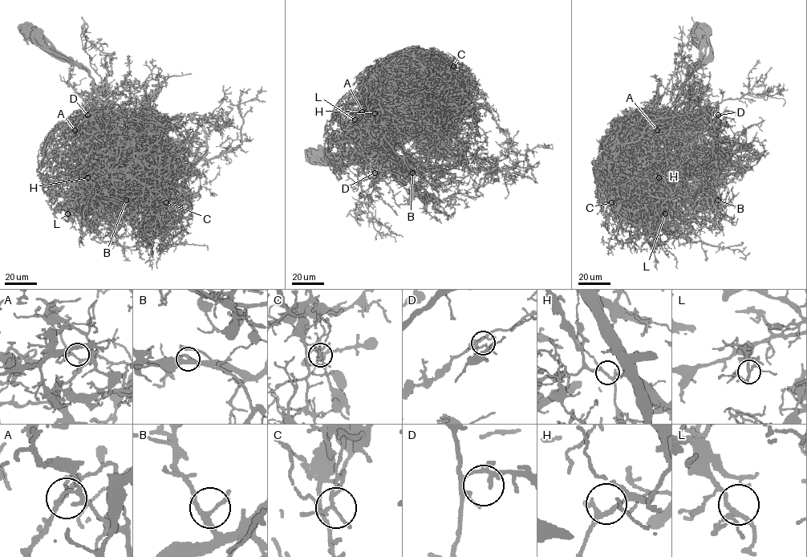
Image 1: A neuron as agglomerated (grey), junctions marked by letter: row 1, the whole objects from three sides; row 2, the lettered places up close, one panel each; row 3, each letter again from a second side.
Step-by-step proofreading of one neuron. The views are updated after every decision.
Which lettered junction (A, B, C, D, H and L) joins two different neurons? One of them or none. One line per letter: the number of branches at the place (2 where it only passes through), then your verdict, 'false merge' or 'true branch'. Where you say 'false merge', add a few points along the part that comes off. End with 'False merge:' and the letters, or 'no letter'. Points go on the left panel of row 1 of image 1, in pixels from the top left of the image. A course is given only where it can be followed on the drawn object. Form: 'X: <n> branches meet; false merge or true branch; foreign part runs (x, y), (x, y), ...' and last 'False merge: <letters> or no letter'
A: 4 branches meet; true branch
B: 3 branches meet; true branch
C: 4 branches meet; false merge; foreign part runs (166, 202), (142, 164), (106, 155), (96, 124), (98, 141), (109, 150), (194, 137)
D: 3 branches meet; true branch
H: 4 branches meet; true branch
L: 4 branches meet; true branch
False merge: C

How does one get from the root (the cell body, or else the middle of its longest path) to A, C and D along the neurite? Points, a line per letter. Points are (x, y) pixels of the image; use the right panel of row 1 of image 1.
A: (702, 30), (699, 36), (700, 61), (663, 119), (665, 125), (660, 129), (655, 127), (657, 130)
C: (702, 30), (697, 67), (663, 119), (630, 151), (626, 180), (611, 202)
D: (702, 30), (699, 36), (700, 61), (678, 99), (687, 103), (694, 120), (704, 123), (718, 115)

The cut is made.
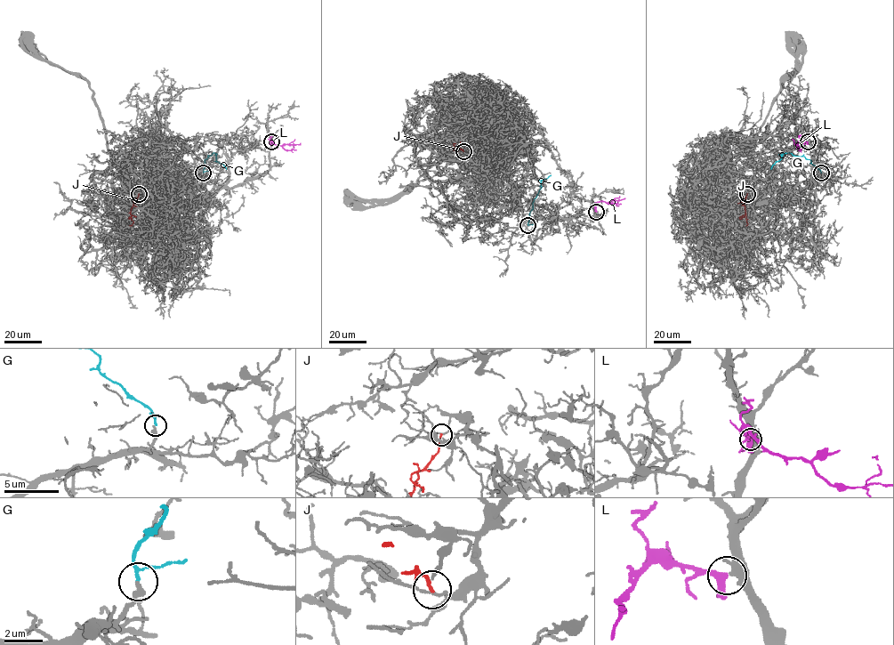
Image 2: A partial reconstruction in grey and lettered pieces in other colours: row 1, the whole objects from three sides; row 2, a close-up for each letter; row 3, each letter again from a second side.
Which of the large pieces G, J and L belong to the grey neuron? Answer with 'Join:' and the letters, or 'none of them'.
Join: L

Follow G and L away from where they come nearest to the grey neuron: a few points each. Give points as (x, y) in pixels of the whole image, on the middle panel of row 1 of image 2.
G: (527, 224), (541, 181), (551, 175)
L: (596, 212), (595, 205), (600, 201), (608, 203), (625, 197)

